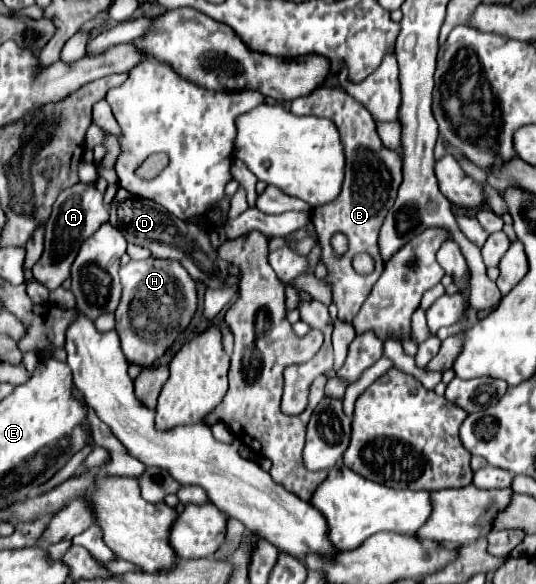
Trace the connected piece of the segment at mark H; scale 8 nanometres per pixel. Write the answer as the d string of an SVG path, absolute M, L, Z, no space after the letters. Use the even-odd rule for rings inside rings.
M143 259L129 261L119 271L123 295L115 311L117 333L121 349L131 365L153 365L173 345L177 335L189 325L197 311L197 289L193 277L179 261L171 259Z

